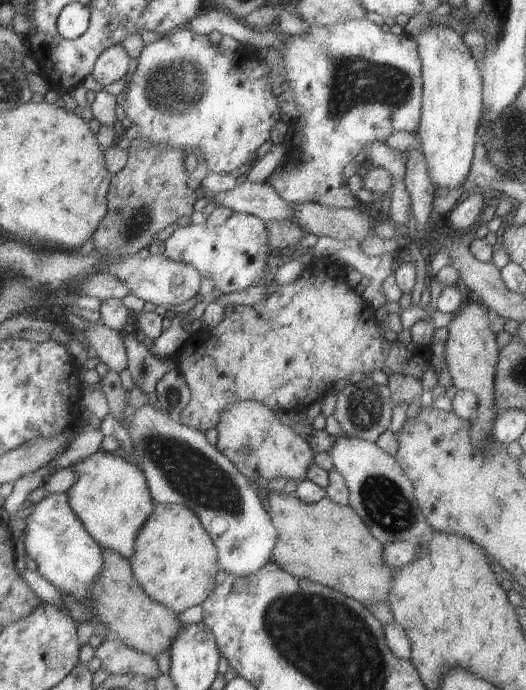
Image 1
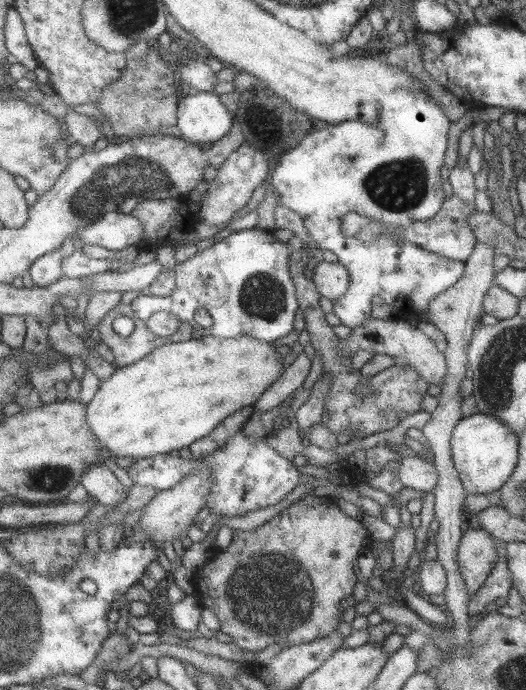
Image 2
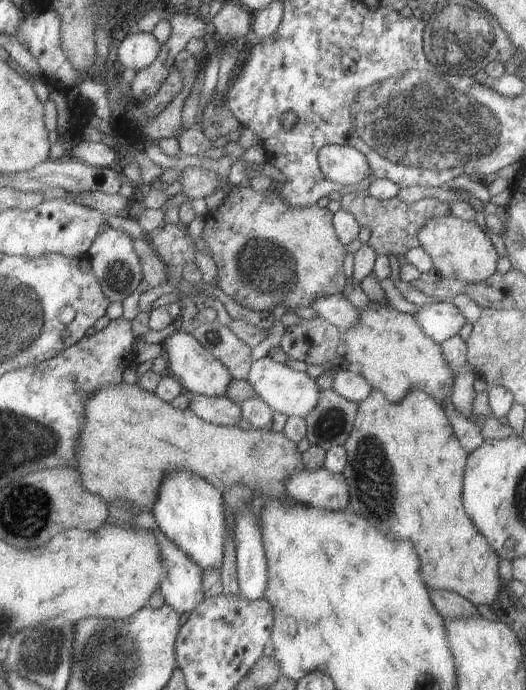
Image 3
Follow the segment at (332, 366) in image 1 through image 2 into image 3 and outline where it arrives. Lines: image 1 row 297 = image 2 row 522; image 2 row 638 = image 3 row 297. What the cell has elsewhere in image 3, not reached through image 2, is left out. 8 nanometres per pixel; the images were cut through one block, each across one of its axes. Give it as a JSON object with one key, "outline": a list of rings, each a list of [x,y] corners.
{"outline":[[[234,185],[230,192],[227,192],[224,197],[224,203],[216,208],[212,209],[205,215],[205,227],[203,228],[204,234],[202,239],[210,247],[211,256],[216,262],[218,267],[218,276],[215,283],[220,287],[228,296],[230,300],[239,302],[242,306],[247,306],[249,309],[257,310],[260,312],[272,311],[276,304],[283,304],[288,308],[288,312],[293,312],[290,308],[298,308],[302,306],[311,306],[311,302],[315,301],[315,298],[326,297],[333,295],[336,292],[342,292],[346,285],[346,274],[344,273],[344,257],[346,256],[347,249],[340,242],[338,235],[335,231],[333,223],[333,214],[330,213],[326,207],[321,208],[317,204],[305,207],[293,207],[289,205],[276,190],[276,186],[270,187],[267,191],[256,191],[252,185]]]}

